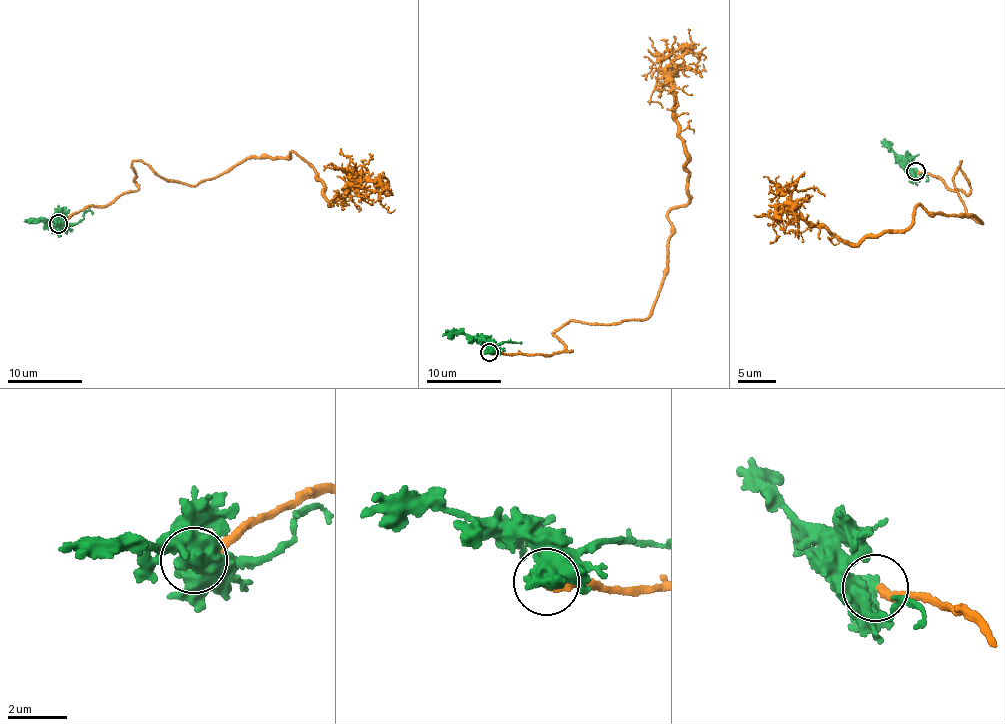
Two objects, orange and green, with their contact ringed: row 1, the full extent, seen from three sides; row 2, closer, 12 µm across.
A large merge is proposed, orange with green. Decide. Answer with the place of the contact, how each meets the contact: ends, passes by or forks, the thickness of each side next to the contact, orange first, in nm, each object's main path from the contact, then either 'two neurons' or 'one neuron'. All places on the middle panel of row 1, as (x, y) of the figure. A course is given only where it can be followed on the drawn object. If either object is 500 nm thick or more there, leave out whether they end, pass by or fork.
(489, 352) | 300/750 nm | orange via (489, 351), (570, 351), (554, 332), (572, 320), (651, 312), (668, 212), (688, 202), (668, 80), (705, 47) | green via (489, 351), (479, 338), (465, 333), (442, 334) | one neuron

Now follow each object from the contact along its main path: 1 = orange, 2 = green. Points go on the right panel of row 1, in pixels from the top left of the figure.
1: (915, 171), (966, 195), (960, 162), (981, 223), (918, 205), (909, 227), (846, 245), (786, 210), (772, 241)
2: (915, 171), (892, 152), (884, 137)

